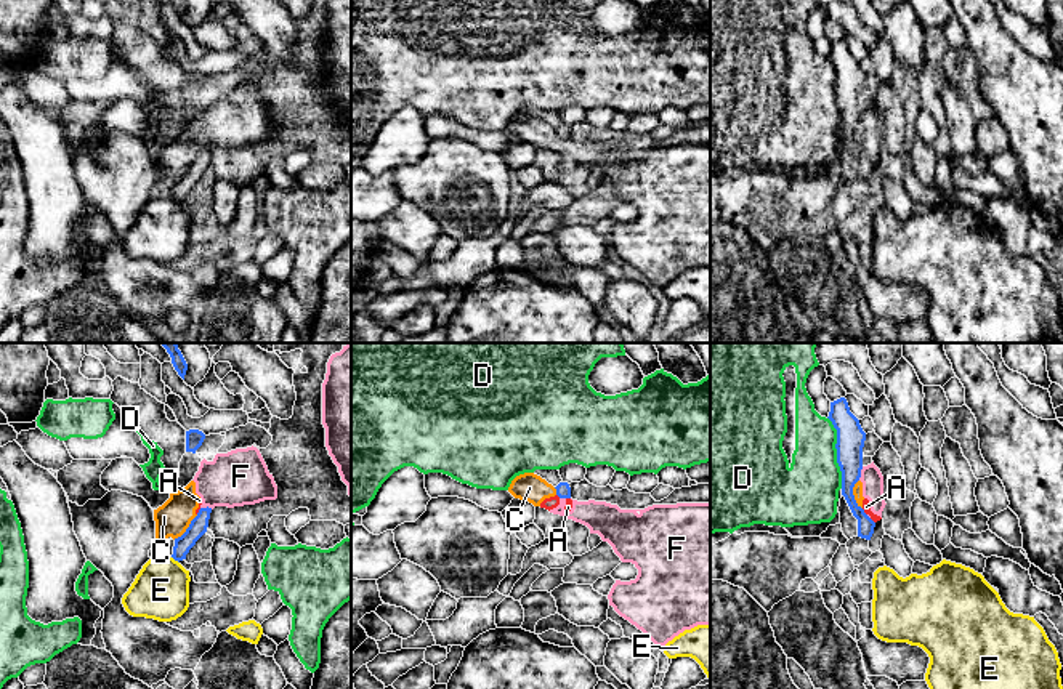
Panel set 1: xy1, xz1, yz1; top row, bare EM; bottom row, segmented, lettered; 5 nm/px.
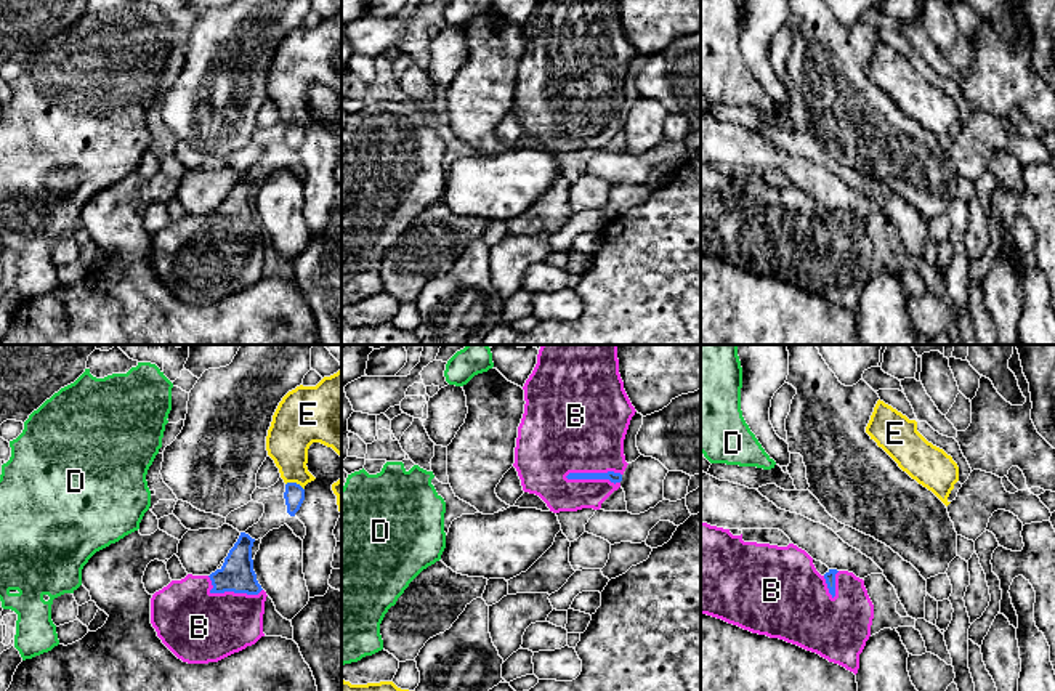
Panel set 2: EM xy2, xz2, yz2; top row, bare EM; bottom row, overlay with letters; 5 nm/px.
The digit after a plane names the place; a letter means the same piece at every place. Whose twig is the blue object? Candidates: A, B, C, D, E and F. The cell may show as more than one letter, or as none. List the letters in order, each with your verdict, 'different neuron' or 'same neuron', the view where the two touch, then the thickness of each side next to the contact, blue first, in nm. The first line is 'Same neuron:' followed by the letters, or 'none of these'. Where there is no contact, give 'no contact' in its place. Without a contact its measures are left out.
Same neuron: B
A: different neuron | yz1 | 120/40 nm
B: same neuron | xz2 | 50/480 nm
C: different neuron | yz1 | 130/50 nm
D: different neuron | yz1 | 140/300 nm
E: different neuron | xy2 | 100/220 nm
F: different neuron | yz1 | 140/110 nm

